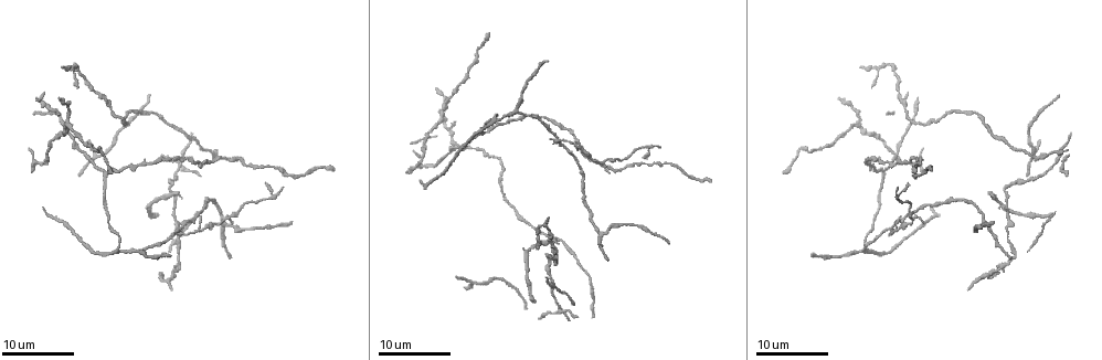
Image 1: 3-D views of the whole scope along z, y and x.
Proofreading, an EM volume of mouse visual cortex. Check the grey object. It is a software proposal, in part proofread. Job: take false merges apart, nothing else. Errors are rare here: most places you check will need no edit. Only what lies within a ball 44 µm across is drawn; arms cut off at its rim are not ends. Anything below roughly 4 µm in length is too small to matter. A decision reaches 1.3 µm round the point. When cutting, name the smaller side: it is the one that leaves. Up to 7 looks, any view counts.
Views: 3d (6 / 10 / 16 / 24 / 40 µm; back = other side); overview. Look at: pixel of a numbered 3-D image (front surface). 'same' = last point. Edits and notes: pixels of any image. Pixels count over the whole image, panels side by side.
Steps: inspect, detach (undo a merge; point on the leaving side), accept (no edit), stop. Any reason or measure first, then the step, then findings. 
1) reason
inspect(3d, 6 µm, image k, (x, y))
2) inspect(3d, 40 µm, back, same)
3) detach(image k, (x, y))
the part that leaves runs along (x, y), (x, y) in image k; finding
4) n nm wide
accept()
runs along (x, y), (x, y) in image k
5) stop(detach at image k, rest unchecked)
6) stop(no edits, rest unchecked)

small branch off a trunk
inspect(3d, 24 µm, image 1, (181, 229))

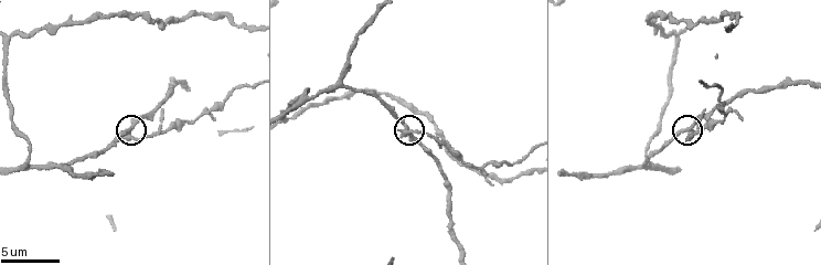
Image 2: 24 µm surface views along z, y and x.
zoom in
inspect(3d, 6 µm, image 2, (130, 128))

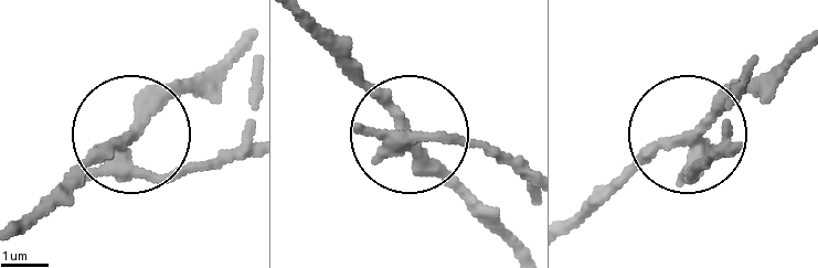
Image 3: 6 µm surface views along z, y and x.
detach(image 3, (183, 174))
the part that leaves runs along (125, 146), (169, 177), (252, 153) in image 3; a second neuron is stuck on

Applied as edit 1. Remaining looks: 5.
inspect(3d, 16 µm, image 1, (600, 235))

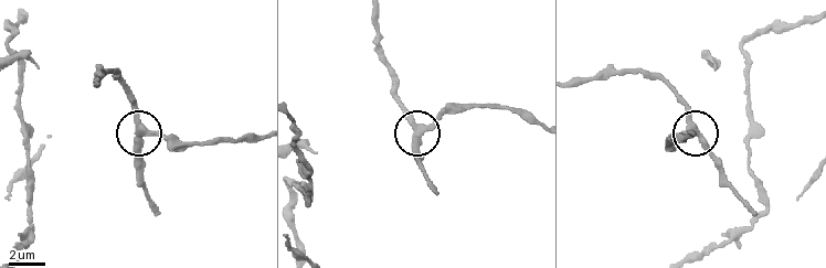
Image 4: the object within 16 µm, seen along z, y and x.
inspect(3d, 6 µm, image 4, (142, 132))

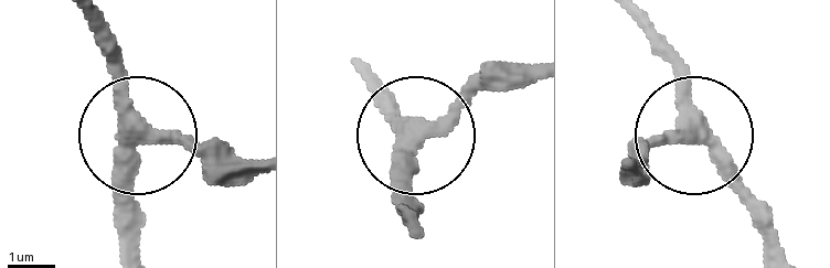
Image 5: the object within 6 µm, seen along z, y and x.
3 arms
accept()
runs along (631, 21), (674, 68), (683, 128), (769, 218) in image 5; continuous, no second neuron

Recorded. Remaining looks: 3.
three arms meet
inspect(3d, 6 µm, image 2, (680, 32))

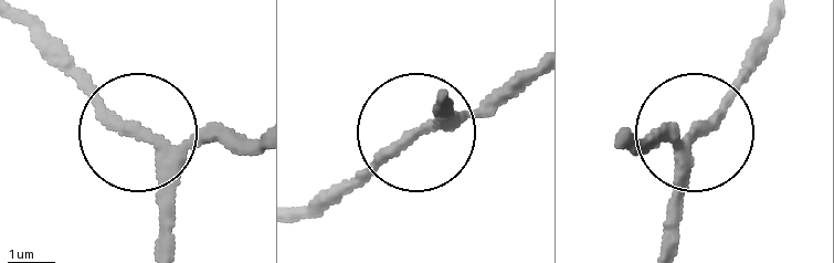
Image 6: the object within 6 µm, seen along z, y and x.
3 arms
accept()
runs along (143, 139), (158, 167), (158, 246) in image 6; all the same neuron

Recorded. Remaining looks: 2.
stop(detach at image 3, rest unchecked)

